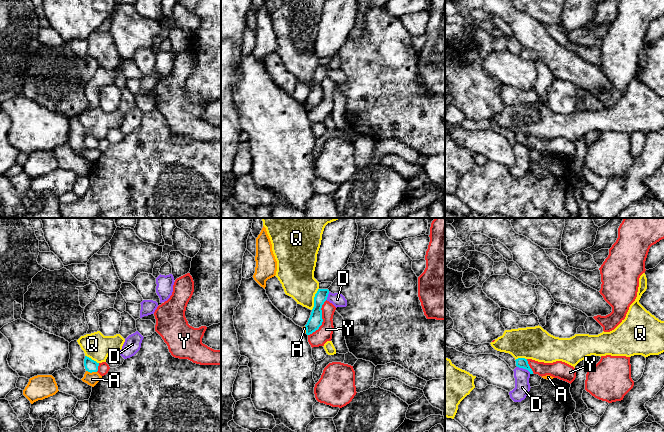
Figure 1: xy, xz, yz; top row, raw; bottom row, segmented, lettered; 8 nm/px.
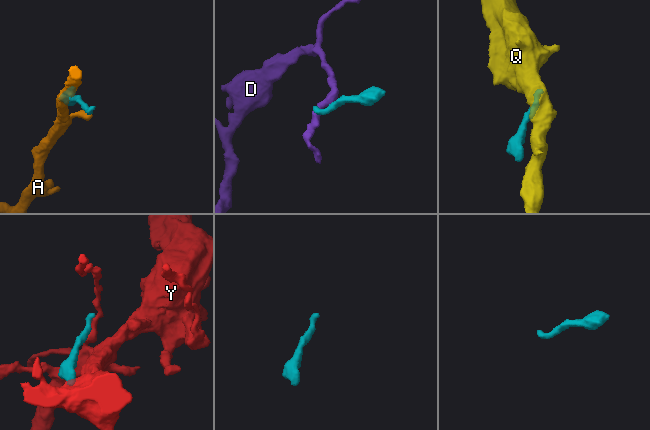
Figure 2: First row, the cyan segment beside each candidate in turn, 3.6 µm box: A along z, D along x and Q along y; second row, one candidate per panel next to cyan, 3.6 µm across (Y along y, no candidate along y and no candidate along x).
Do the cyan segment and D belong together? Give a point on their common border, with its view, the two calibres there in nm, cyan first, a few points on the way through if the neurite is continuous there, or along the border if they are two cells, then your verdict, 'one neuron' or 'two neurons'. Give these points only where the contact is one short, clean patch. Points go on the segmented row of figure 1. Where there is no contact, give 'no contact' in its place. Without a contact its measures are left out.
contact yz (524, 368); calibres 80 and 130 nm; border yz (517, 366), (526, 369), (530, 373); two neurons

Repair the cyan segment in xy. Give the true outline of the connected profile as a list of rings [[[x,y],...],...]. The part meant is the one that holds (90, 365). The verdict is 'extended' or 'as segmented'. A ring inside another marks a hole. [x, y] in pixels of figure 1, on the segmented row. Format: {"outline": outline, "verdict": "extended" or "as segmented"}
{"outline": [[[85,356],[84,366],[85,366],[86,371],[92,373],[92,372],[98,371],[99,363],[97,363],[96,361],[92,360],[91,358]]], "verdict": "as segmented"}

